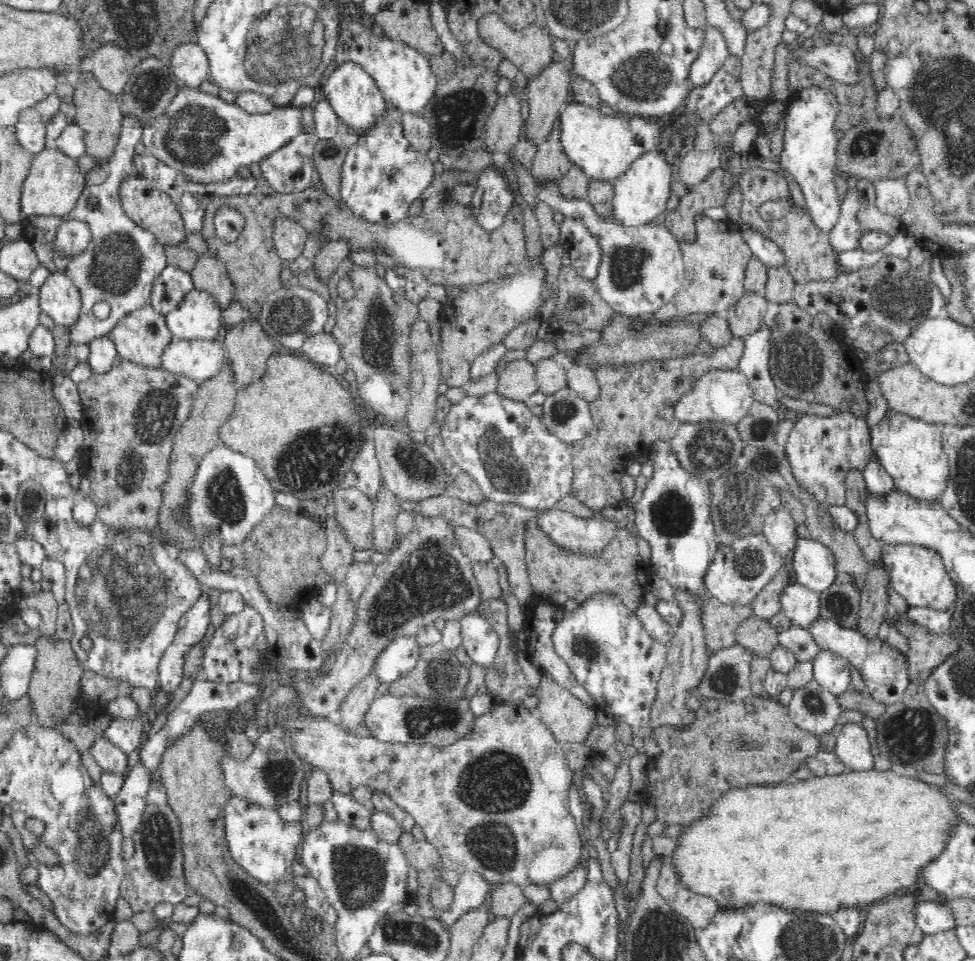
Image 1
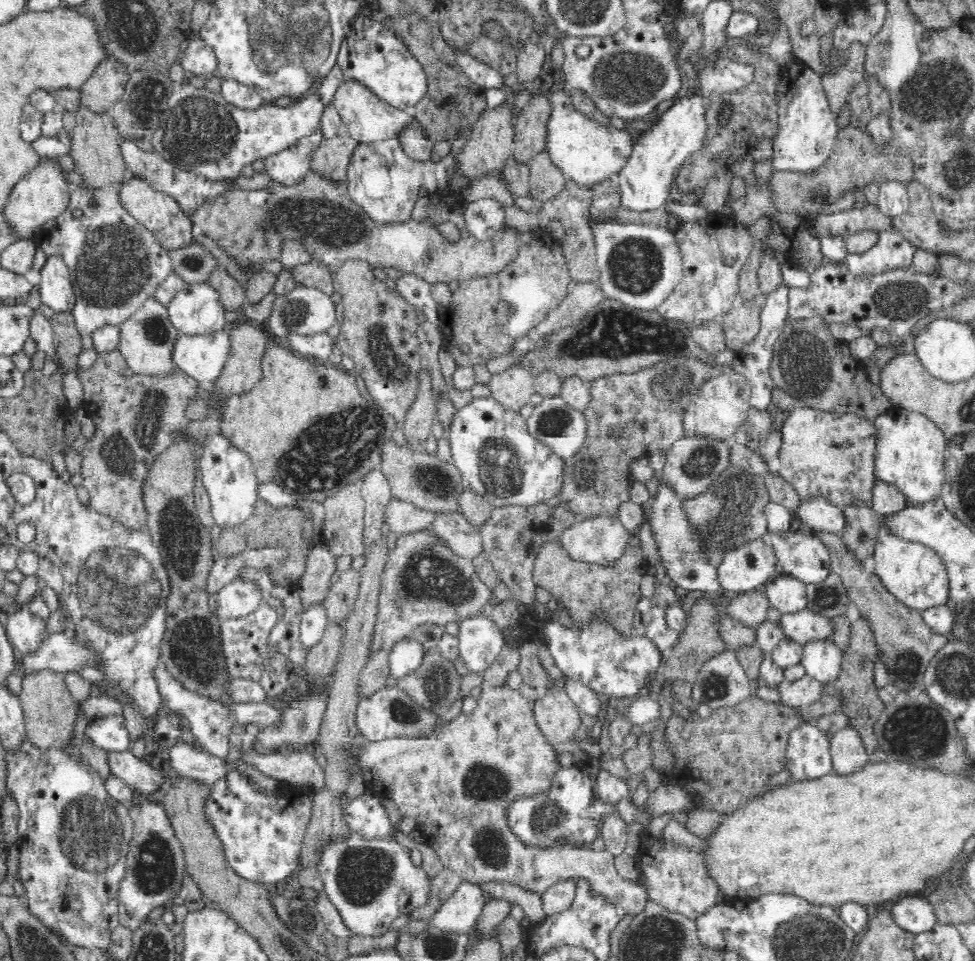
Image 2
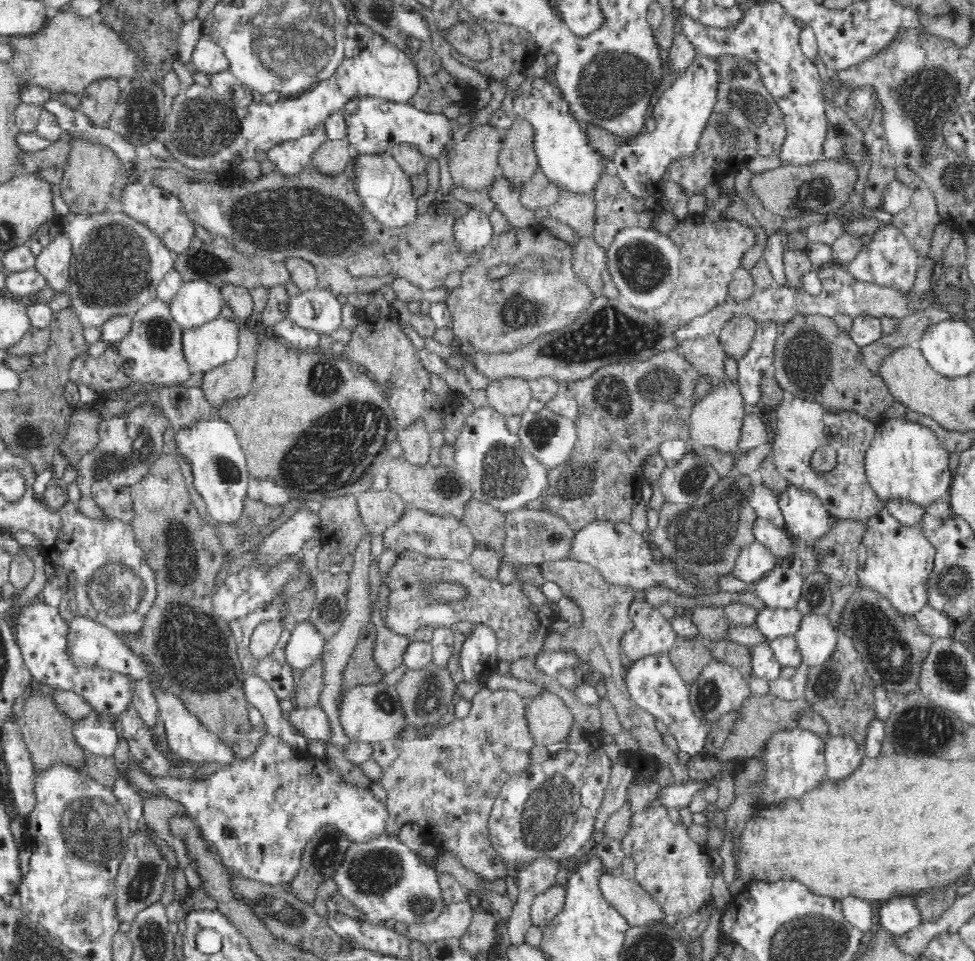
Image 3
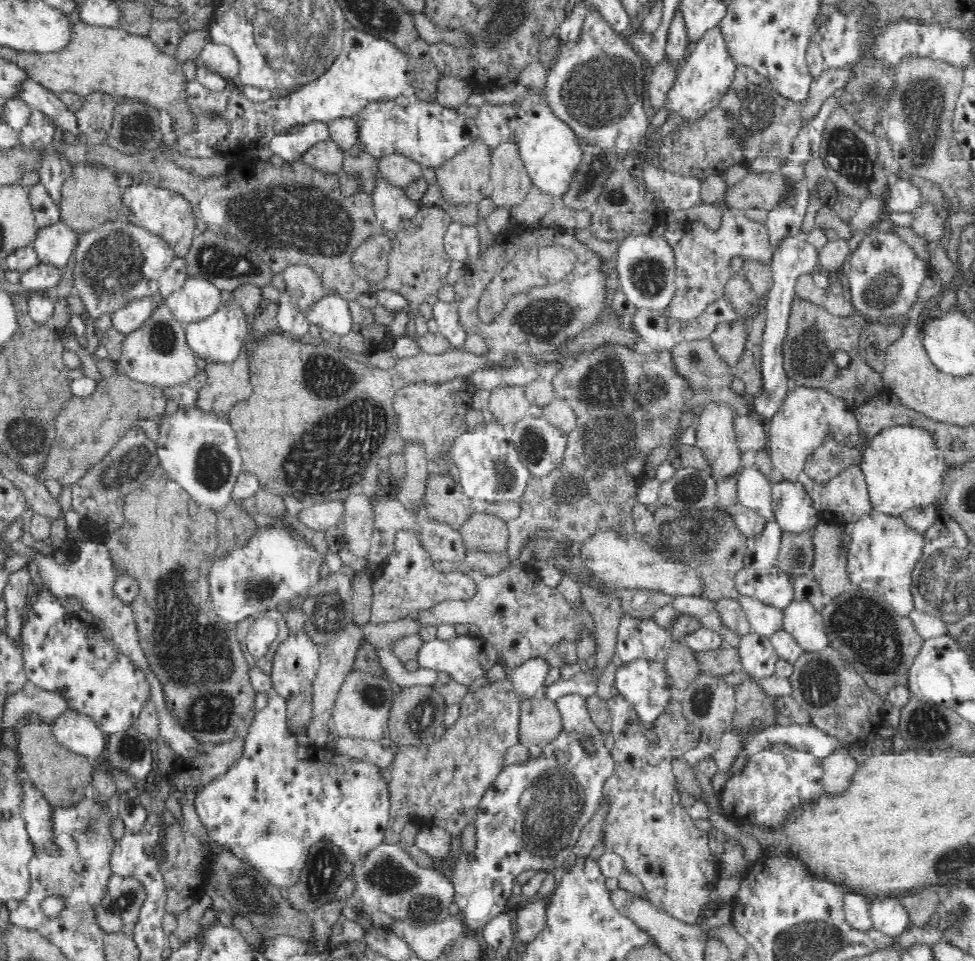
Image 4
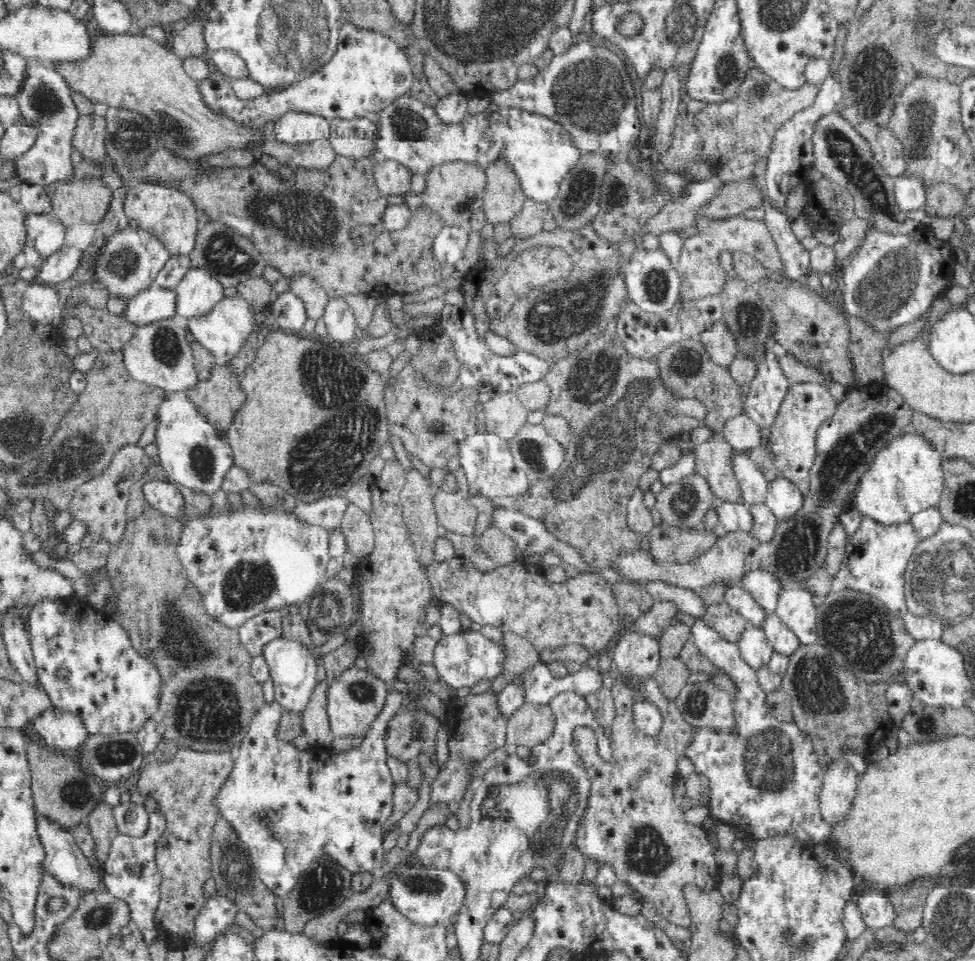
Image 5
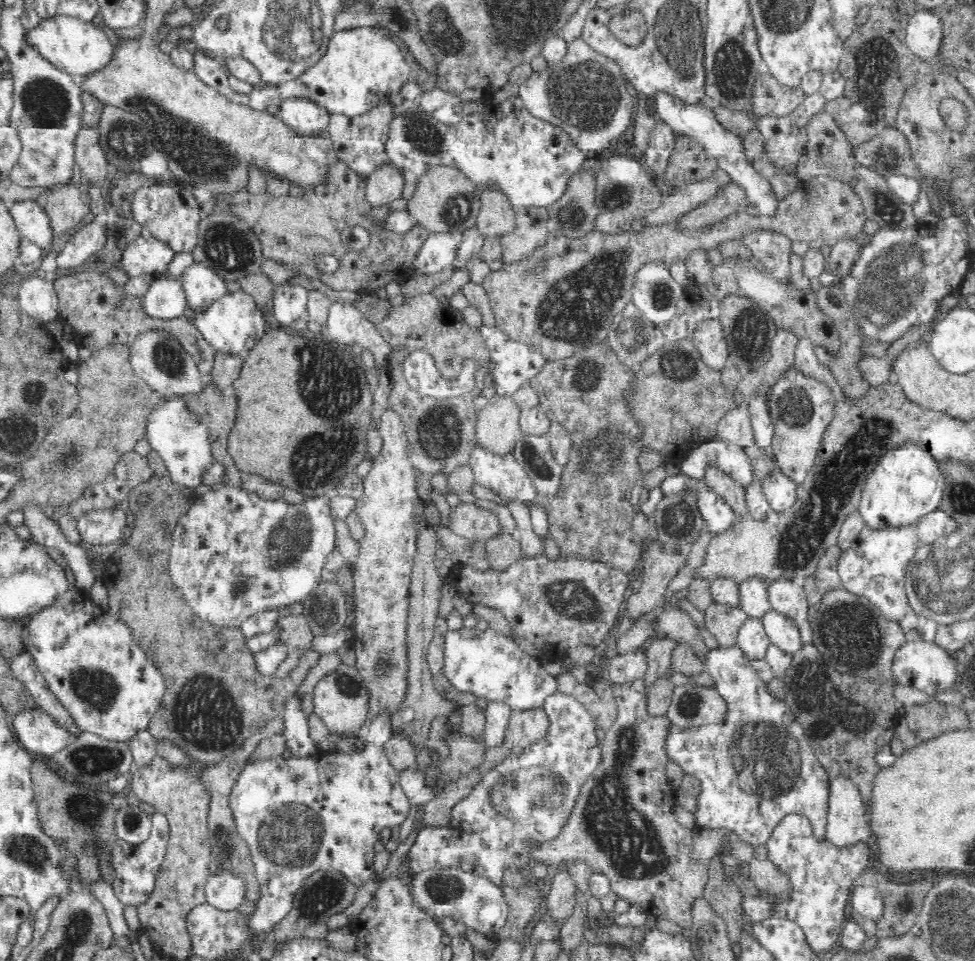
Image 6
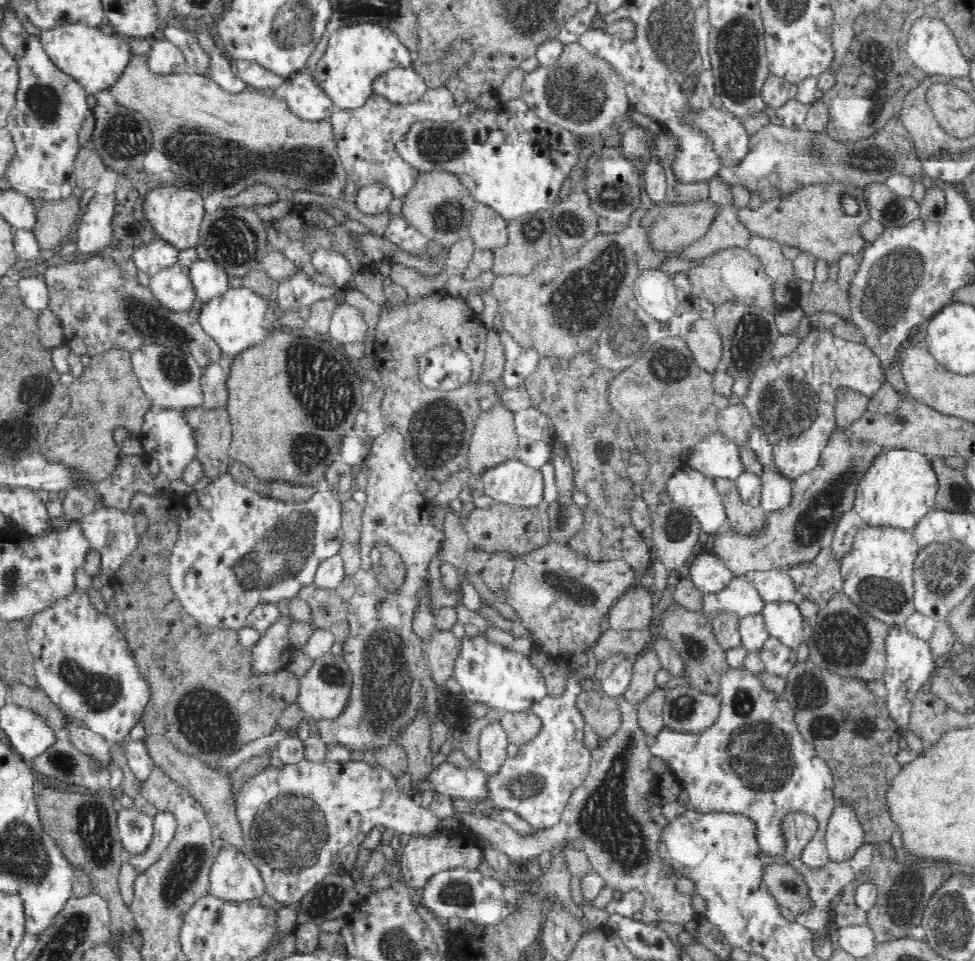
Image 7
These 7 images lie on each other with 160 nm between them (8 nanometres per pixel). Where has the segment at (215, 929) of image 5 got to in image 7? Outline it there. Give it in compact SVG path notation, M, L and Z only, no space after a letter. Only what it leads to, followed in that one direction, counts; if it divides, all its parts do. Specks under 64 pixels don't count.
M225 843L209 870L209 892L230 901L258 899L266 893L266 883L242 848Z

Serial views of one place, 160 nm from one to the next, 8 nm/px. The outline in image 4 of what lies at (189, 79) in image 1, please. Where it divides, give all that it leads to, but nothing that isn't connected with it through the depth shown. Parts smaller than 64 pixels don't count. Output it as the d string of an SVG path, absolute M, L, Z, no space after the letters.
M210 42L204 46L199 56L204 66L210 71L236 83L240 73L240 64L232 49Z

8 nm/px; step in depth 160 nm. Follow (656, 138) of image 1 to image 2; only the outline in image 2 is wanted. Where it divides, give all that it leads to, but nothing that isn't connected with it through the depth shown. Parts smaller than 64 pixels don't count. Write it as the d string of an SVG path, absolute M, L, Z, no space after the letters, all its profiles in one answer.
M537 81L535 84L520 85L514 88L508 94L509 99L506 104L512 108L516 116L524 111L535 97L548 99L550 114L546 122L545 153L551 164L558 168L566 181L574 182L586 189L591 189L611 177L617 177L632 150L631 133L614 126L608 128L590 121L576 110L566 90L540 85Z

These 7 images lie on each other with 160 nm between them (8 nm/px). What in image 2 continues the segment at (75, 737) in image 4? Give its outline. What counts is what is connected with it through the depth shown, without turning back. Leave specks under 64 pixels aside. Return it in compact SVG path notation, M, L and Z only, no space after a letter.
M122 714L94 718L87 724L83 733L88 740L92 740L92 744L108 753L122 752L131 748L129 732L126 730Z

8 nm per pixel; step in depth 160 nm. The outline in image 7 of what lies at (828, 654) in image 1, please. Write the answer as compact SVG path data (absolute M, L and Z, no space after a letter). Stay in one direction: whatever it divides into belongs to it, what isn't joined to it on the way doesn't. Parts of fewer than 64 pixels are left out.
M757 570L748 572L746 576L764 603L796 602L798 600L796 588L784 570Z

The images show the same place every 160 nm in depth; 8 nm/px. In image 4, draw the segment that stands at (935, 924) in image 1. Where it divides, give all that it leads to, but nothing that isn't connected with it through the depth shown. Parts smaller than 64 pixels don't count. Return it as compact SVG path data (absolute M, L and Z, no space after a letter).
M896 895L870 897L869 917L872 921L873 933L882 931L896 937L910 927L905 907L898 902Z

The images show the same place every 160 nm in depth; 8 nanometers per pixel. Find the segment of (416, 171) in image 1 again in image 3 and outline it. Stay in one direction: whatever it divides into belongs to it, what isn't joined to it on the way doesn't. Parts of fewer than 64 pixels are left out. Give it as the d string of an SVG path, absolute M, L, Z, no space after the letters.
M392 153L360 154L356 162L358 196L370 210L371 216L387 231L409 225L418 215L416 199L412 196L410 178L396 164Z

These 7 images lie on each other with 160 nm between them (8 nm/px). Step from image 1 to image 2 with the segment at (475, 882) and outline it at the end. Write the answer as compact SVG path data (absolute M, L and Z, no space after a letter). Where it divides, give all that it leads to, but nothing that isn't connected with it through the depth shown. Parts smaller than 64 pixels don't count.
M464 880L429 919L429 926L442 932L470 935L486 902L487 894L480 885Z

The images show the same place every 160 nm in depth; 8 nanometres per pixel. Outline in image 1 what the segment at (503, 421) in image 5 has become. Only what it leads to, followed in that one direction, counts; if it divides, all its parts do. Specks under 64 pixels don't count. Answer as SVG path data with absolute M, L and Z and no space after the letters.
M515 359L497 372L495 392L514 402L524 402L538 390L535 365L528 359Z

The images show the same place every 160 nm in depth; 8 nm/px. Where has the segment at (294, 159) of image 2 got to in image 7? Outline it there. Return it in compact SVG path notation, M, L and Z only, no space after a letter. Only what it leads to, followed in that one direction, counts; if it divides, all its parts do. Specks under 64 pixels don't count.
M314 68L301 69L288 78L283 97L302 120L329 119L335 108L333 101L317 82Z

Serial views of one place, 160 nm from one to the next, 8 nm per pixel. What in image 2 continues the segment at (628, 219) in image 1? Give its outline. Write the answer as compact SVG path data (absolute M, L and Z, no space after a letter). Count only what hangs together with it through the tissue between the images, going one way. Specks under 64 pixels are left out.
M688 91L684 96L674 98L670 106L660 114L658 122L636 138L630 156L617 176L622 192L622 206L644 212L662 206L671 198L673 175L705 142L707 106L708 101L701 91Z

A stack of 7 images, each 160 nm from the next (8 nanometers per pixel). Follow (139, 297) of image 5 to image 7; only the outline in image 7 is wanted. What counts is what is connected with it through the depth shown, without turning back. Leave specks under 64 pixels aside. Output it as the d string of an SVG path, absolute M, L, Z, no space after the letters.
M180 262L150 276L149 287L156 299L170 310L188 310L197 297L189 266Z

